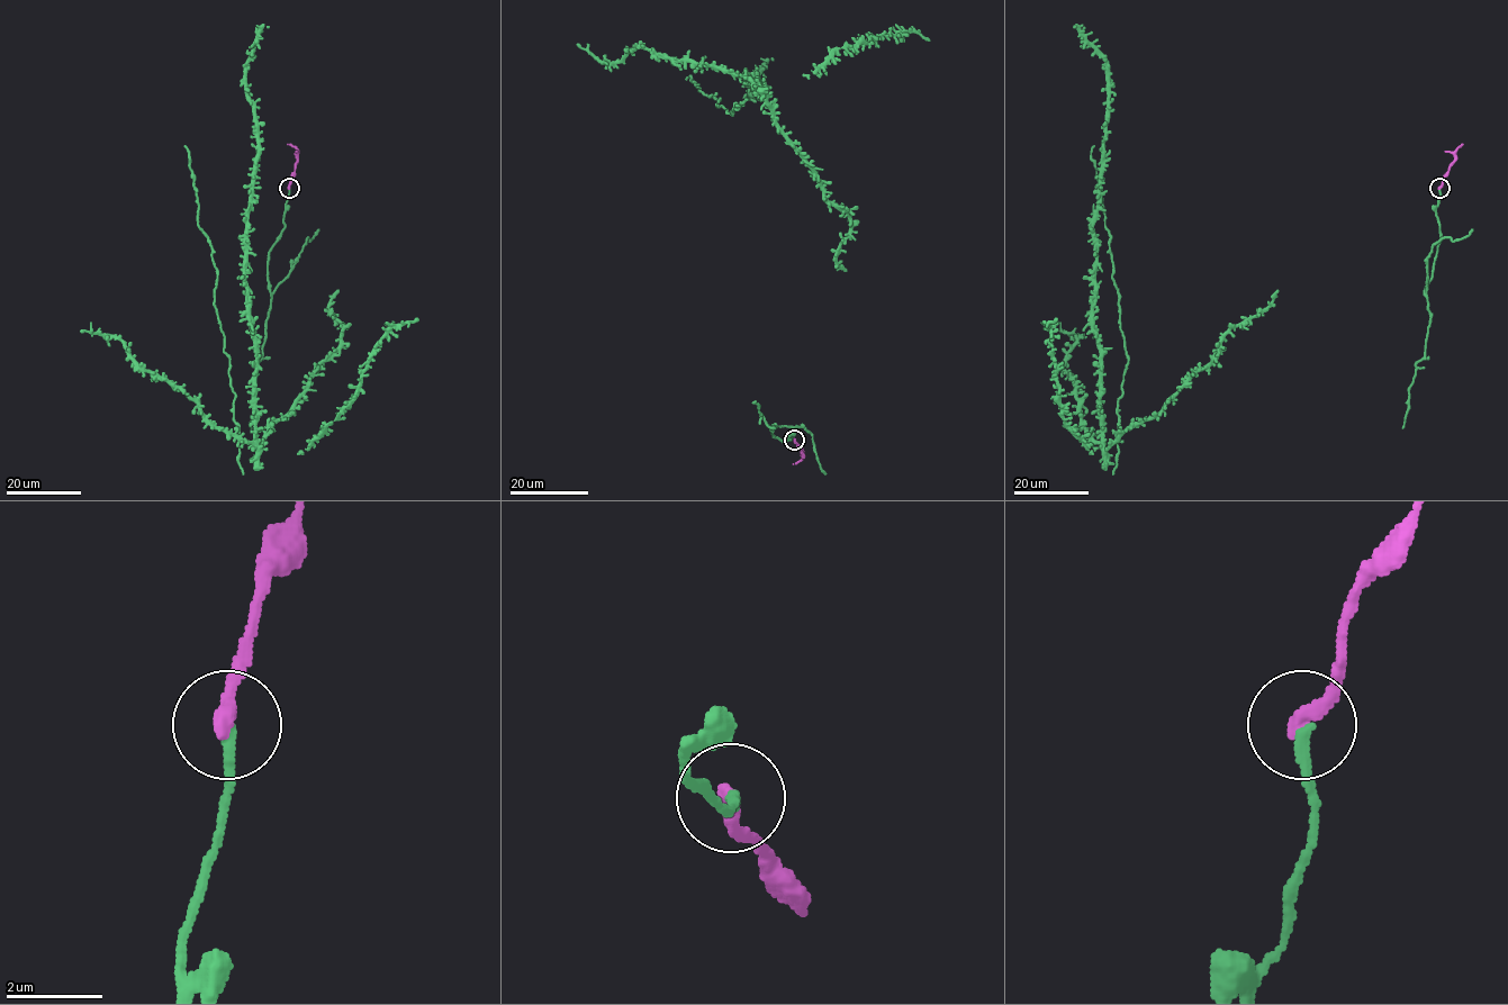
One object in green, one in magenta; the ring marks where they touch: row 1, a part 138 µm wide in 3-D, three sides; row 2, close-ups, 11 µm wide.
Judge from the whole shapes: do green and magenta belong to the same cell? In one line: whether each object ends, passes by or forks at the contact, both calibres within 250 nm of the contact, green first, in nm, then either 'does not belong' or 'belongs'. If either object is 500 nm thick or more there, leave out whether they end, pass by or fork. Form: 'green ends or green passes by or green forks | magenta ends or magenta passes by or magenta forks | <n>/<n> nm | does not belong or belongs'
green ends | magenta ends | 240/360 nm | belongs

